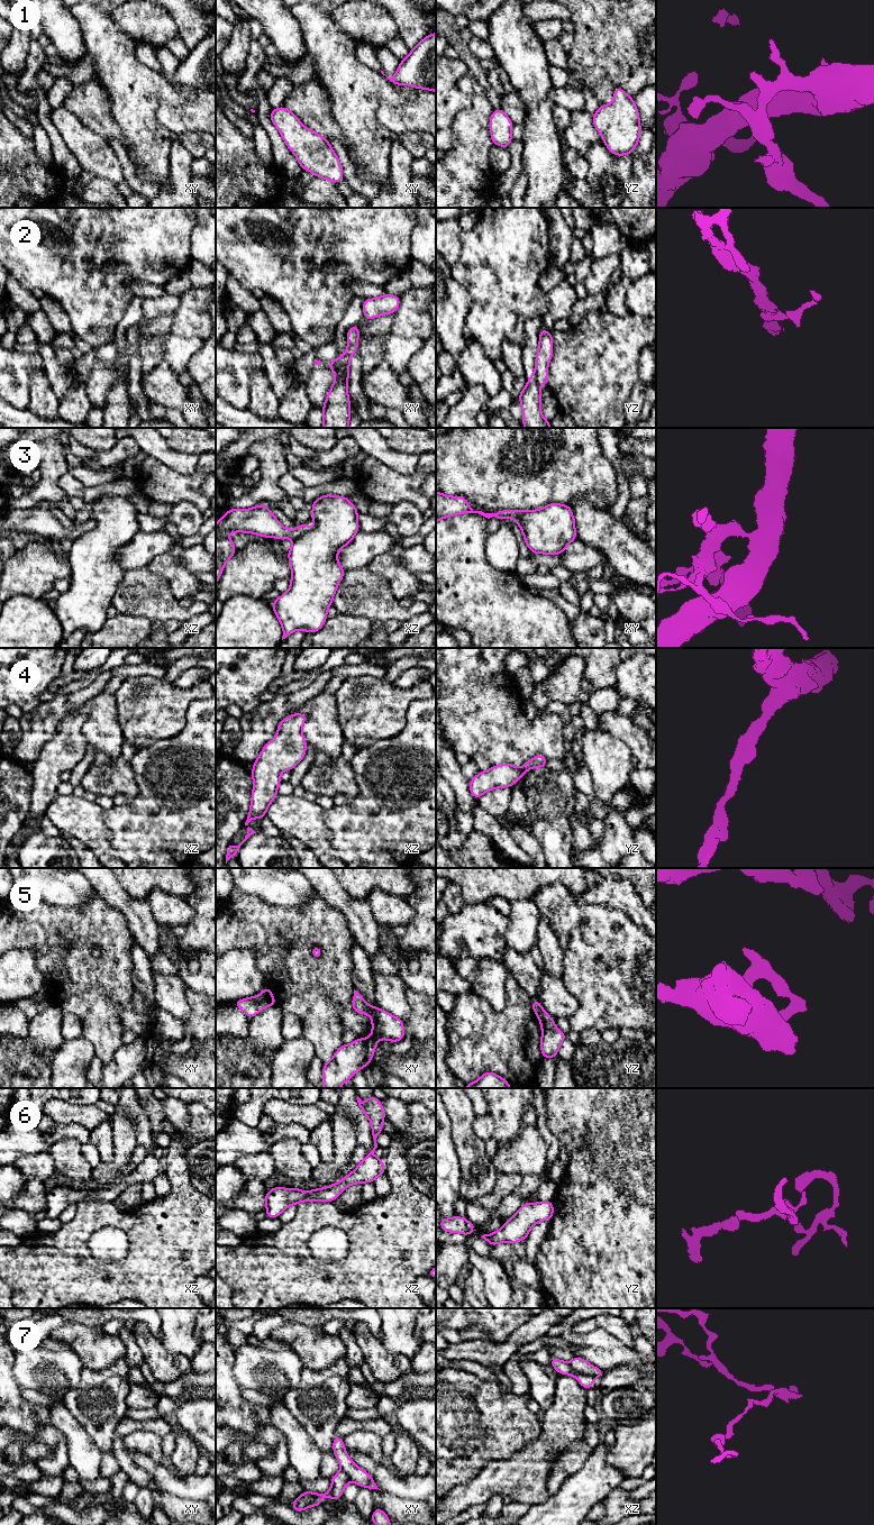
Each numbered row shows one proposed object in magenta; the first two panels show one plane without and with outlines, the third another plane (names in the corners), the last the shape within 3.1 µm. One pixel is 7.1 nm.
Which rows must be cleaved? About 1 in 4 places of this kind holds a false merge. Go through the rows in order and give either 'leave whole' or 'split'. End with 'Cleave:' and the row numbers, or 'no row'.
1: leave whole
2: split
3: split
4: leave whole
5: split
6: leave whole
7: split
Cleave: 2, 3, 5, 7

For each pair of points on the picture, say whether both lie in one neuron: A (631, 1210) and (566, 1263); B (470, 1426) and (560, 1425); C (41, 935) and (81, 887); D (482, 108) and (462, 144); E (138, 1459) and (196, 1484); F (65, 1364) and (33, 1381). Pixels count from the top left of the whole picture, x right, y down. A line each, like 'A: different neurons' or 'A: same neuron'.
A: same neuron
B: different neurons
C: different neurons
D: same neuron
E: same neuron
F: same neuron

